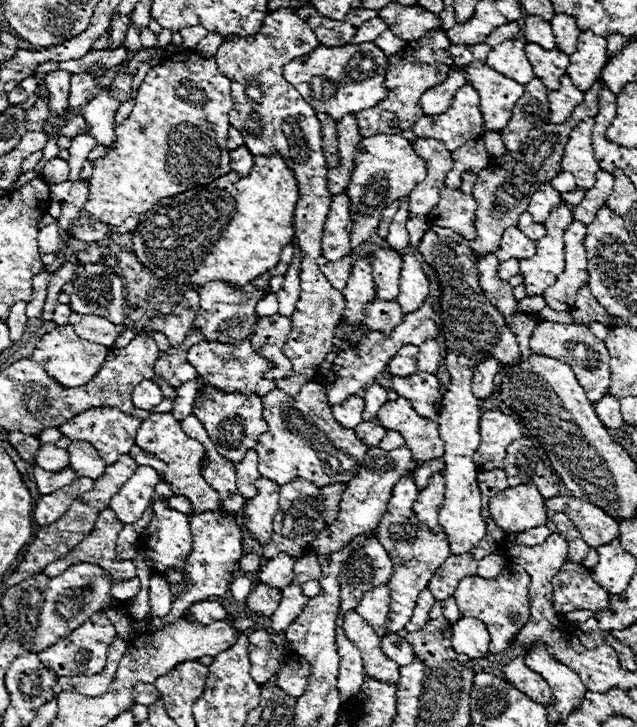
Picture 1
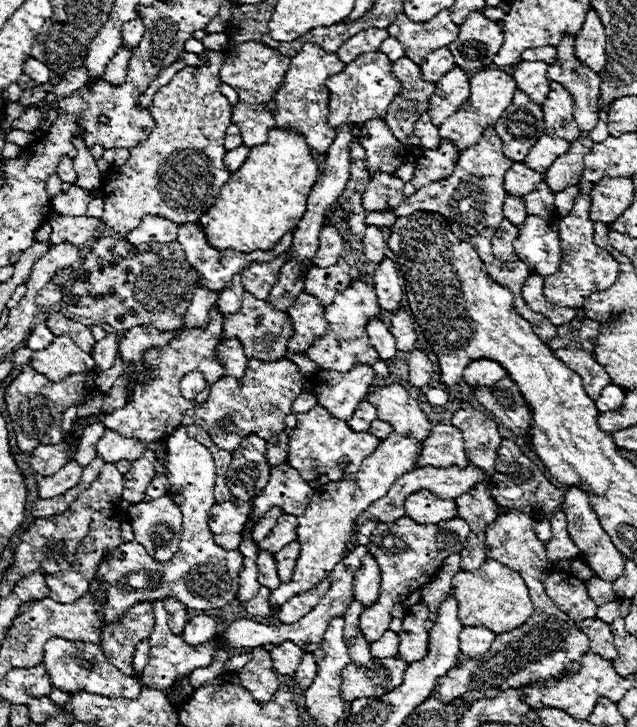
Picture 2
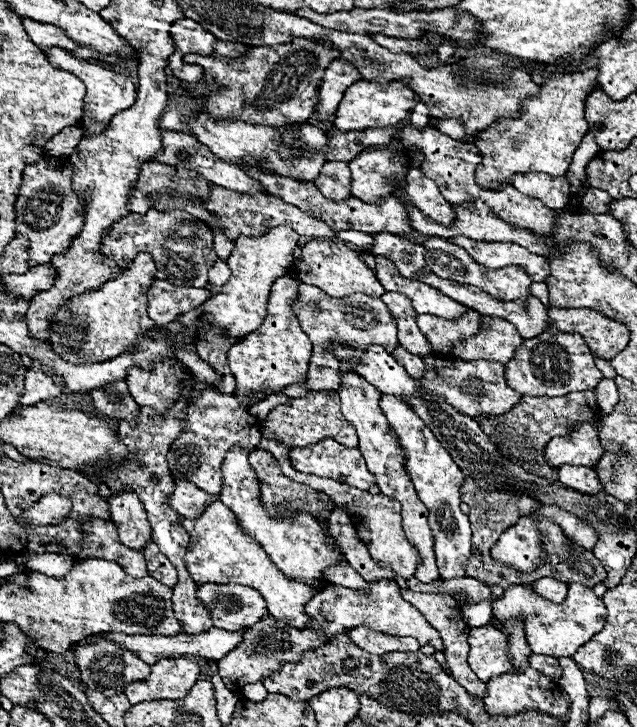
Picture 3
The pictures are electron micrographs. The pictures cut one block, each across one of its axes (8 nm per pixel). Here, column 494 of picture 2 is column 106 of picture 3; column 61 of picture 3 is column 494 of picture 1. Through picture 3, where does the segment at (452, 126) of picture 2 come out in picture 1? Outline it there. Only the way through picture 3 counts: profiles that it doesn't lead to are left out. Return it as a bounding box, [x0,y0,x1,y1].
[486,38,534,84]

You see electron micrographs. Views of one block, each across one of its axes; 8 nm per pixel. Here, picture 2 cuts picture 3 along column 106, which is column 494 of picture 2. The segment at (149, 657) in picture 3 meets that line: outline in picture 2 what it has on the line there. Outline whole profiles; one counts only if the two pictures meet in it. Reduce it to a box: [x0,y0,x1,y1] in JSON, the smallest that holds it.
[460,626,496,658]

